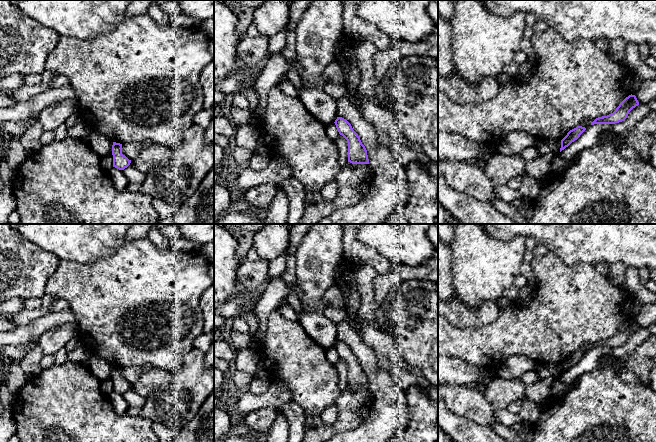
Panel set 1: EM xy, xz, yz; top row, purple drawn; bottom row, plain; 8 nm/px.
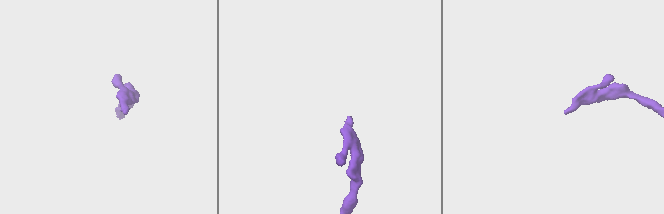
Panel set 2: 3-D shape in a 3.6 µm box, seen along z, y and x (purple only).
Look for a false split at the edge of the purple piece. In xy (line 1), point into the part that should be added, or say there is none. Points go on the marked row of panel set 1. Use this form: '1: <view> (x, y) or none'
1: none

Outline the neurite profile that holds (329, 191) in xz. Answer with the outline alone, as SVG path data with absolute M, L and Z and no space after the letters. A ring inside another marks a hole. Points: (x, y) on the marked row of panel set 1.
M330 182L326 184L319 192L326 201L331 201L337 194L337 183Z

